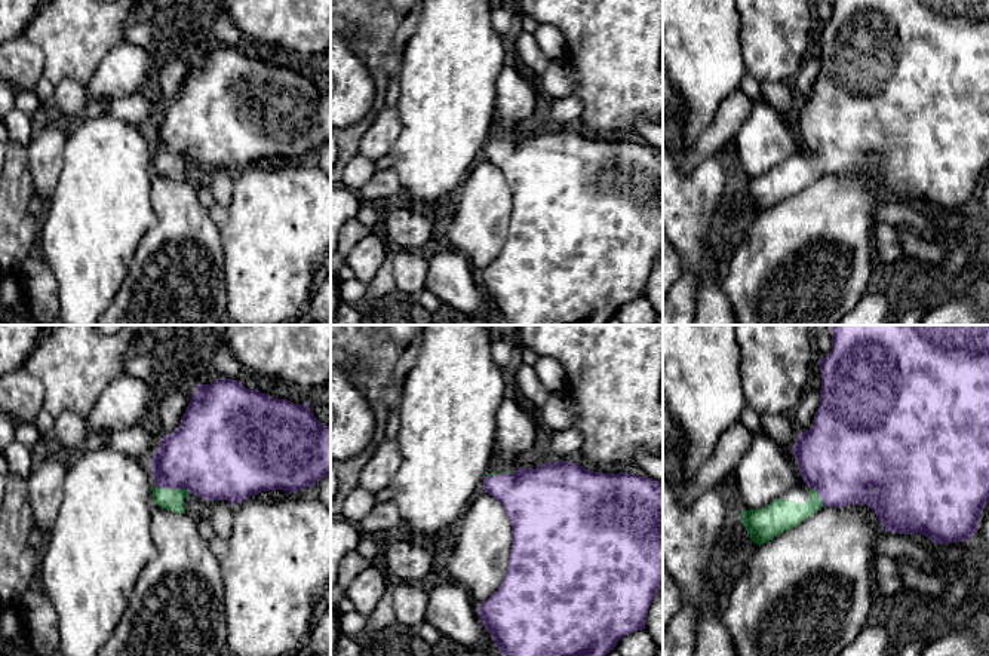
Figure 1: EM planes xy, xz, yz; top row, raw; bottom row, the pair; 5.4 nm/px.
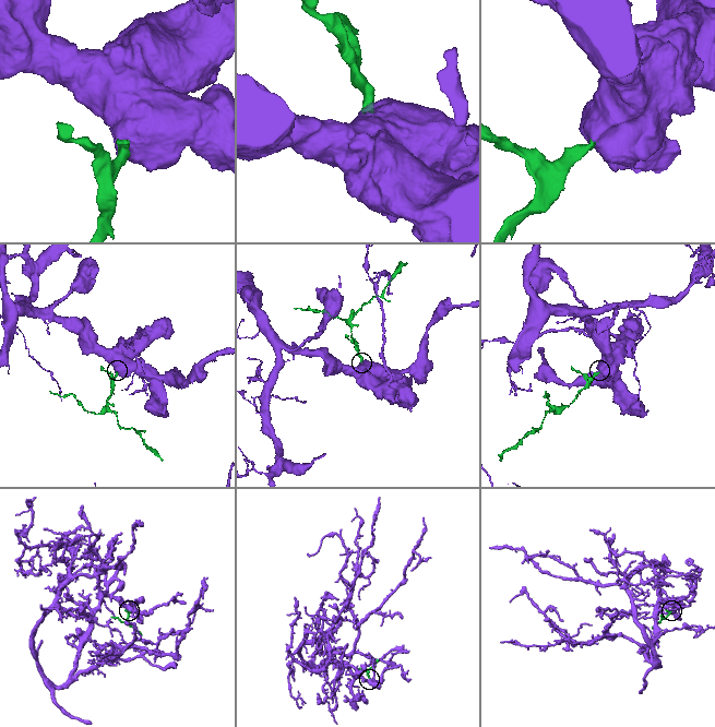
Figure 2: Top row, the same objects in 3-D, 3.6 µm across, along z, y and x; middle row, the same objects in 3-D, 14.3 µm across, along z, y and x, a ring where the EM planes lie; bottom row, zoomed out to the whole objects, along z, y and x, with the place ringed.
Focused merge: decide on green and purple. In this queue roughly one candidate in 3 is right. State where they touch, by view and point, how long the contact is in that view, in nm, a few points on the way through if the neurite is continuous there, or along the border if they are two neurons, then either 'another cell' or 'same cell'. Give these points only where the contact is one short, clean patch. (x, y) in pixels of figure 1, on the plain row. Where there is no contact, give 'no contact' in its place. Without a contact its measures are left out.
contact xy (171, 156); length 200 nm; way xy (168, 166), (171, 156), (203, 123); same cell

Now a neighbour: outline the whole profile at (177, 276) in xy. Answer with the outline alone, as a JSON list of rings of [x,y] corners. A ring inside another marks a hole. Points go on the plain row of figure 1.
[[[151,172],[150,202],[157,223],[139,240],[130,267],[111,306],[98,325],[215,325],[225,318],[227,291],[221,229],[188,181],[173,181]]]

